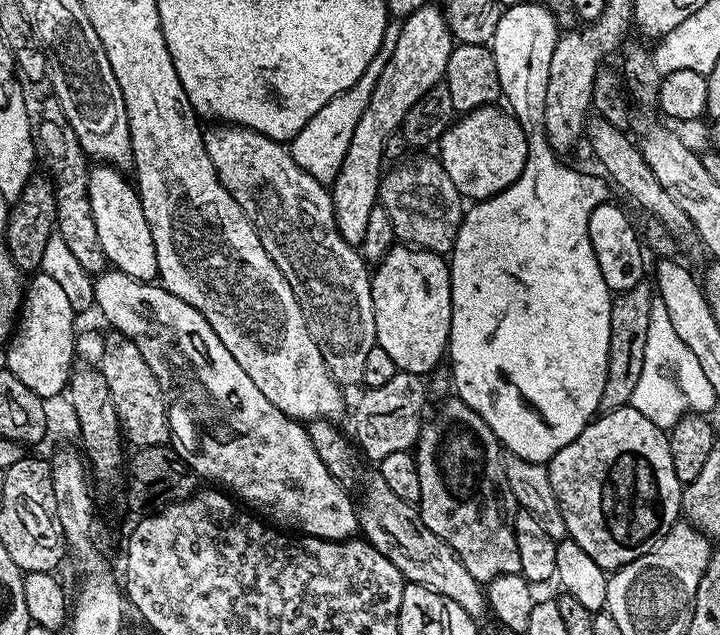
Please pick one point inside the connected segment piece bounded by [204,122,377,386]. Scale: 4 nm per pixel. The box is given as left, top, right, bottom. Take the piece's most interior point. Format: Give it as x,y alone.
293,215

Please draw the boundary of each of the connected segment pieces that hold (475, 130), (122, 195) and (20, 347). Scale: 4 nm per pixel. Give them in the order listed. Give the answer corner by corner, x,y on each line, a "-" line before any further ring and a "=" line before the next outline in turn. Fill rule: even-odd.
500,106
476,108
453,119
451,126
440,135
438,159
450,174
461,197
472,202
488,200
506,190
522,174
526,166
526,134
511,112
=
100,164
88,173
88,193
90,210
94,214
94,227
98,229
98,242
106,254
108,264
117,272
125,272
135,280
149,282
157,279
156,251
146,214
142,214
140,193
136,191
133,181
128,180
123,171
111,164
=
52,276
31,277
18,313
18,323
7,349
7,371
13,372
23,384
30,386
41,398
65,391
74,367
72,300
68,292

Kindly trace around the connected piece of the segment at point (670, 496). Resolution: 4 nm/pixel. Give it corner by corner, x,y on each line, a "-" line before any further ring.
631,406
597,415
558,454
546,464
550,474
550,486
558,498
562,518
566,518
567,539
573,540
605,570
615,570
642,558
681,519
680,498
682,485
674,474
669,433
654,426
646,414
638,414

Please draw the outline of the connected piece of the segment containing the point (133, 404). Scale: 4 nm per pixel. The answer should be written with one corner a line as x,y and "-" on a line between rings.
112,330
104,337
105,354
99,362
99,370
110,386
110,396
120,415
123,435
132,442
133,449
168,444
168,406
166,393
156,375
146,366
146,358
138,354
138,346
128,336

